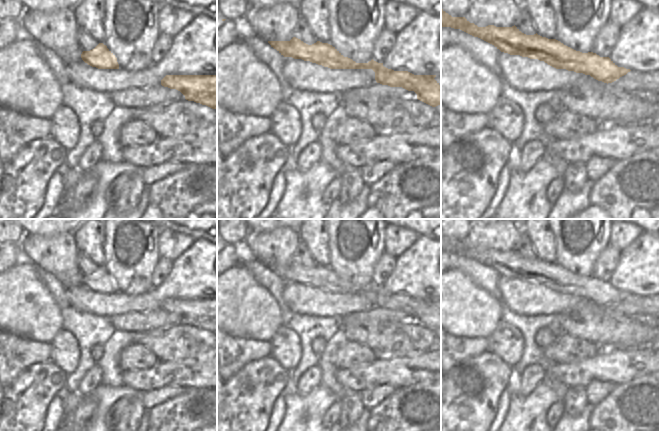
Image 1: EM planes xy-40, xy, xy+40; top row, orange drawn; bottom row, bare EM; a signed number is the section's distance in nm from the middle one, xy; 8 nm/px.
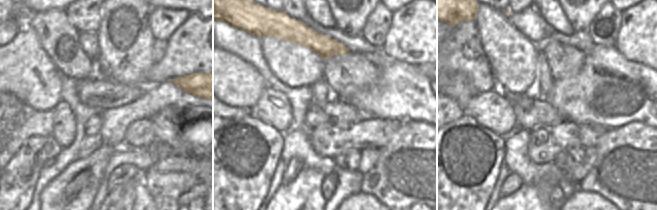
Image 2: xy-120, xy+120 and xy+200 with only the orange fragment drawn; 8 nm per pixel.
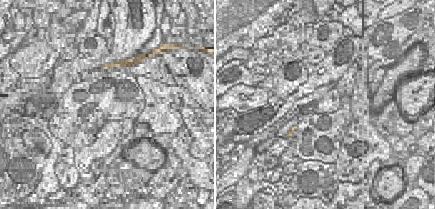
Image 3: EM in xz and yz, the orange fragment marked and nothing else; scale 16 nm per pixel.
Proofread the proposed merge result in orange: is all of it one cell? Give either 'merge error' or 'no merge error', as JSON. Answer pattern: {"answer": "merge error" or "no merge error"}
{"answer": "no merge error"}

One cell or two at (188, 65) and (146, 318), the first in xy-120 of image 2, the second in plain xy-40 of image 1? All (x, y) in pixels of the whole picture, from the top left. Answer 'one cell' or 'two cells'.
two cells

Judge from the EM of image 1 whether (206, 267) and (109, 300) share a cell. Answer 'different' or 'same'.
same

